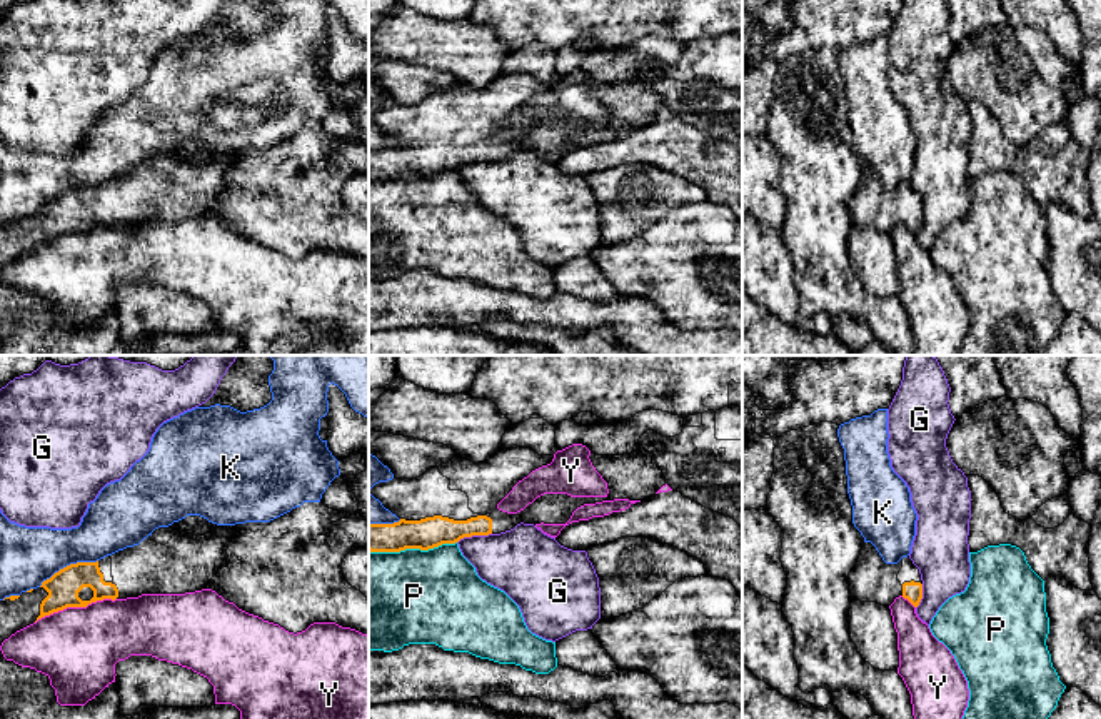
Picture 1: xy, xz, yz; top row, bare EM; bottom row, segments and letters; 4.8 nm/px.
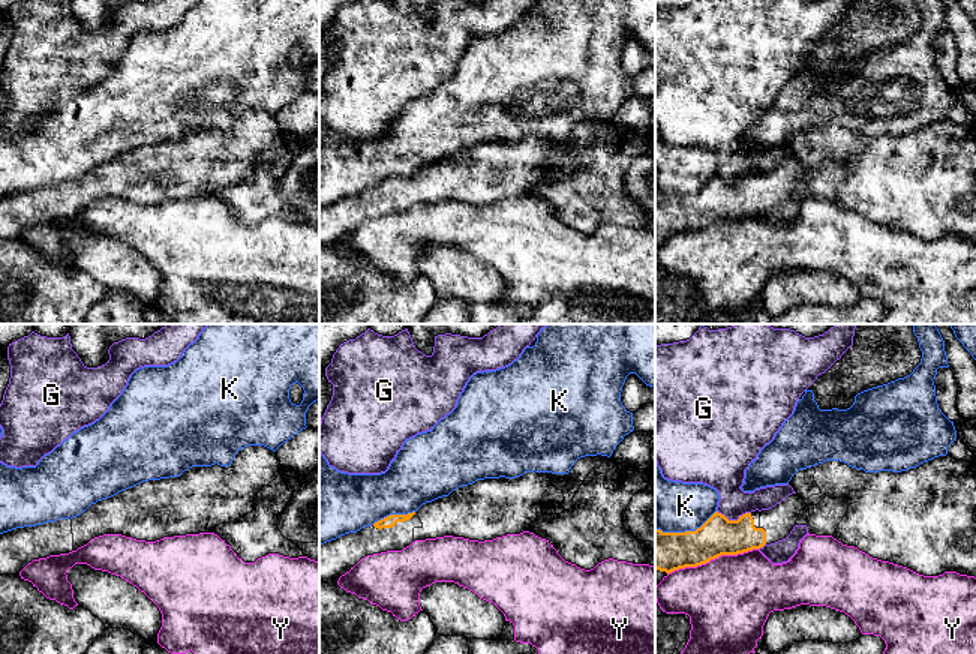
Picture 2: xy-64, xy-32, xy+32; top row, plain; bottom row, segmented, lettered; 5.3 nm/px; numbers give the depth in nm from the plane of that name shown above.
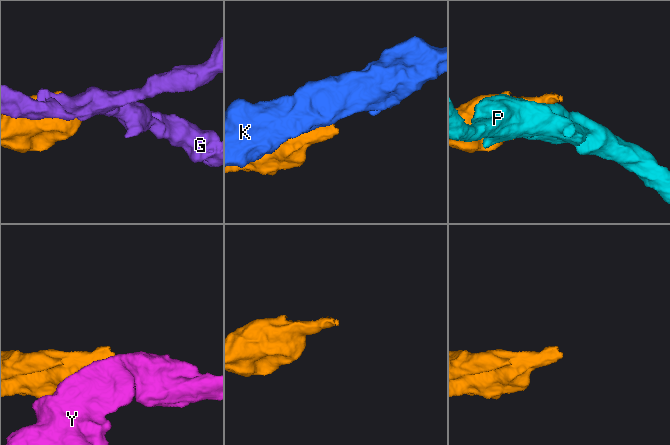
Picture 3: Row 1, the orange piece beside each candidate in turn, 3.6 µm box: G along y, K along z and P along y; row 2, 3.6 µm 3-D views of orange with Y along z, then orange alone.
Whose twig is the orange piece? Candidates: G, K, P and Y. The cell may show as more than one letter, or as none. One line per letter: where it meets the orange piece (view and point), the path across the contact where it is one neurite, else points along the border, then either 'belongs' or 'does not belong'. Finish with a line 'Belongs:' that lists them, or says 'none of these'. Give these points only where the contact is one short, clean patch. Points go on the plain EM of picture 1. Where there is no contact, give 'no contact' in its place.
G: meets orange in xz at (474, 160); border along xz (491, 159), (466, 162), (457, 169); does not belong
K: meets orange in xy at (67, 192); does not belong
P: meets orange in xz at (412, 174); does not belong
Y: meets orange in xy at (75, 232); does not belong
Belongs: none of these

